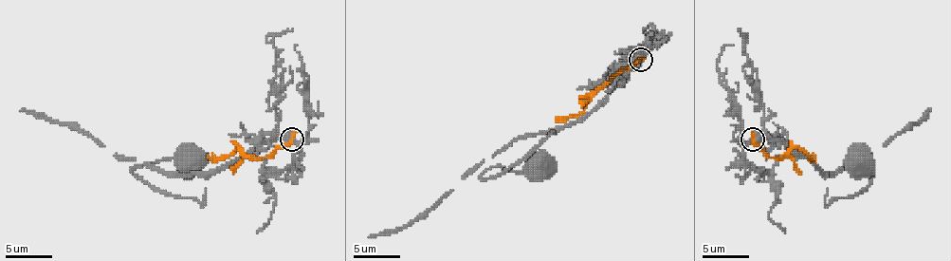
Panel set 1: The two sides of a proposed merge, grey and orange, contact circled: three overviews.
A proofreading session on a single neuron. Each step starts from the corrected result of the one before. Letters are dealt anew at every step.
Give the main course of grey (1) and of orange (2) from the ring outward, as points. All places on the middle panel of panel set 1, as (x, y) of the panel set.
1: (640, 58), (589, 112), (563, 126), (514, 139), (492, 157), (514, 171), (530, 161), (539, 164)
2: (640, 58), (598, 91), (577, 115), (560, 117), (556, 121)

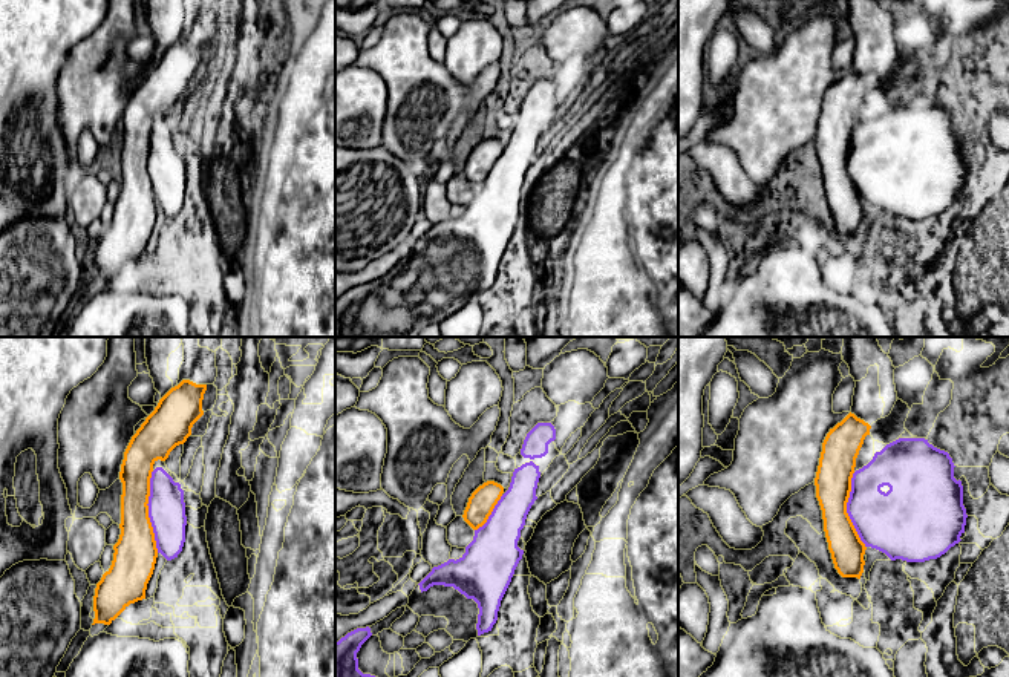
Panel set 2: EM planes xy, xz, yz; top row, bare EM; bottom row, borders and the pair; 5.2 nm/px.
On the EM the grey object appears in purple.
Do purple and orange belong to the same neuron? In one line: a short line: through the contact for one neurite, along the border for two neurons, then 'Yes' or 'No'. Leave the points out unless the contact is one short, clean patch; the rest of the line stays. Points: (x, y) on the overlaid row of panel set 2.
Line: xy (152, 470), (147, 516), (158, 552). No

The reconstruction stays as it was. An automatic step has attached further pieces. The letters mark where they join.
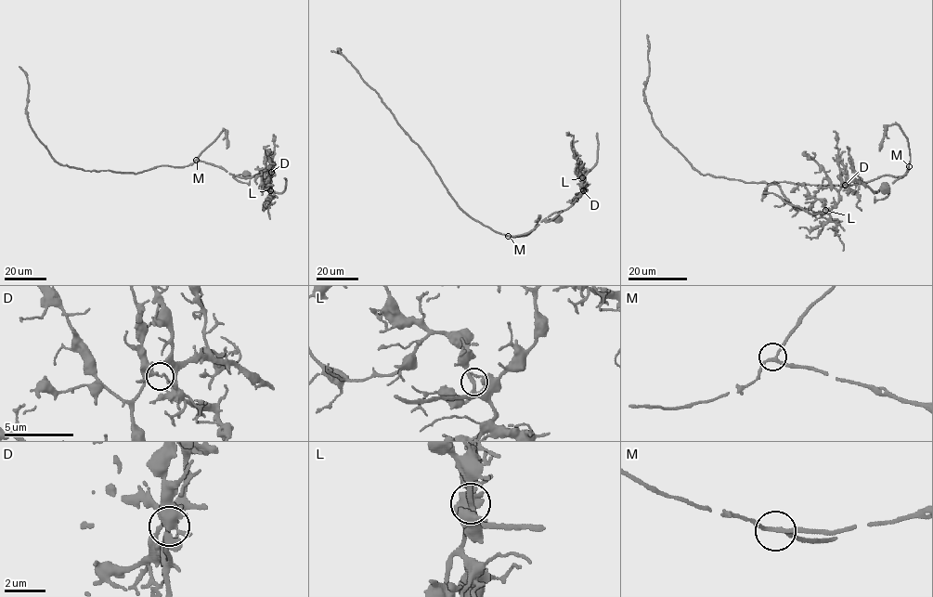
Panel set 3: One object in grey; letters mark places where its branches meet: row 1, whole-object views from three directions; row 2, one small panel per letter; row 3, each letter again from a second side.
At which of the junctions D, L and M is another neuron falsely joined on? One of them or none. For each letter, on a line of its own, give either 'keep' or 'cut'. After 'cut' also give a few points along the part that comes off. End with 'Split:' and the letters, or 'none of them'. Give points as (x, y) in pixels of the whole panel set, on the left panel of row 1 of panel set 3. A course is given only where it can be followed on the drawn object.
D: cut; foreign part runs (271, 173), (270, 189), (267, 183), (265, 189), (262, 188), (261, 172), (256, 184)
L: keep
M: keep
Split: D

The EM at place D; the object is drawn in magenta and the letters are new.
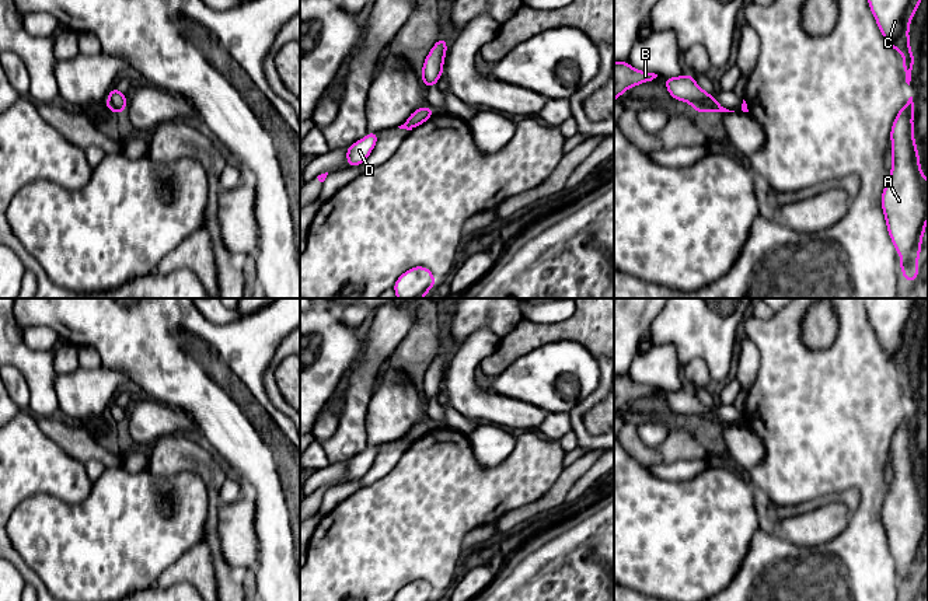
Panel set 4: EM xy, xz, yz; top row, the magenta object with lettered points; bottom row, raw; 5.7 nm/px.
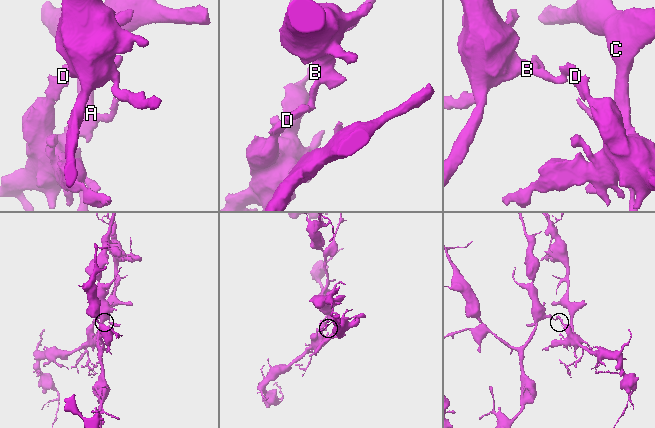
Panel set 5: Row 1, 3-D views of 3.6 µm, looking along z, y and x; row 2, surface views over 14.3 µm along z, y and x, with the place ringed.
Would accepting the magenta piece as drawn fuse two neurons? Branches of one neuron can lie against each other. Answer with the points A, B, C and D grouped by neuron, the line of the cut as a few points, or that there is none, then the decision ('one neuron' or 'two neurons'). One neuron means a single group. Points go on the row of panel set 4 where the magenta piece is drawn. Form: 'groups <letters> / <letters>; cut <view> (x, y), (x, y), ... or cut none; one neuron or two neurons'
groups A C D / B; cut yz (708, 93), (705, 104), (694, 109); two neurons

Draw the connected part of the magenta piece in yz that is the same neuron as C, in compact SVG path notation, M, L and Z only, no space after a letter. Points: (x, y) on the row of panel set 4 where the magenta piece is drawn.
M868 0L876 24L892 49L903 53L903 73L910 85L915 55L910 49L910 22L921 0Z

